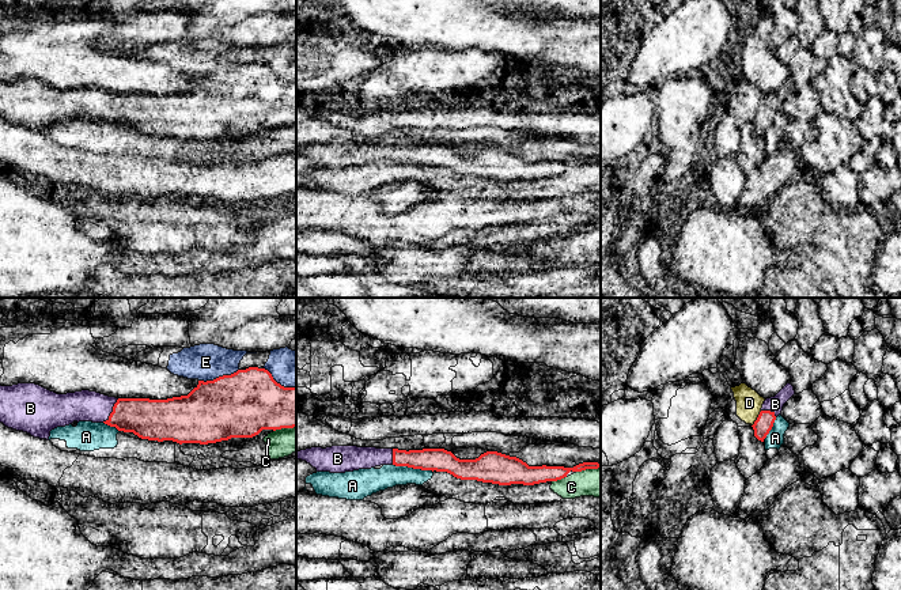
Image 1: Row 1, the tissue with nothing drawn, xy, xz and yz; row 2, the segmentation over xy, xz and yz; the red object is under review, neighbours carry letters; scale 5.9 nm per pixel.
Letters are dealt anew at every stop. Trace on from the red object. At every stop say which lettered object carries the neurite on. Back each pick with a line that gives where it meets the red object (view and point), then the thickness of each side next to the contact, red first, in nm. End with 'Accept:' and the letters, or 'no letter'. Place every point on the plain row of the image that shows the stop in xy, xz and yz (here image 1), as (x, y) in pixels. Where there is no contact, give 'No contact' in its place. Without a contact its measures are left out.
B: Touches red at xy (113, 106). Thickness 240 nm (red) against 180 nm
Accept: B

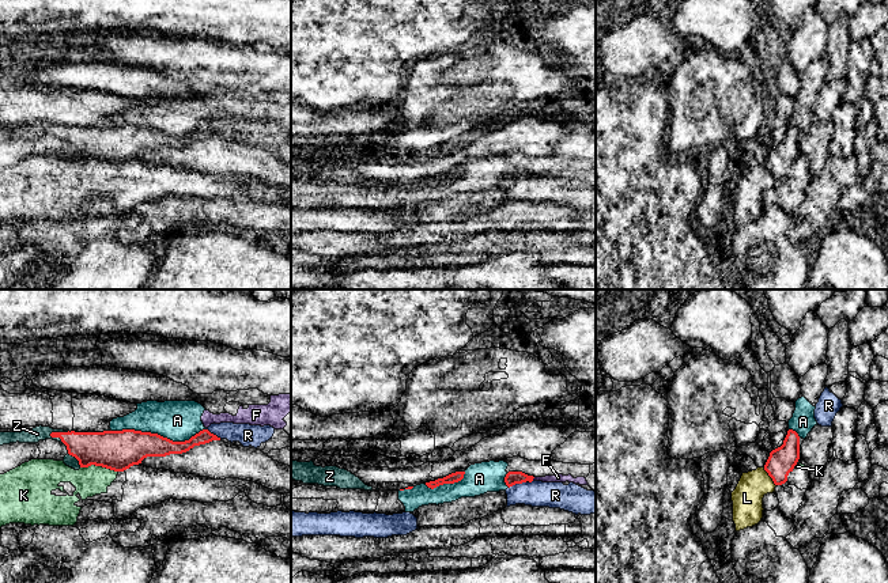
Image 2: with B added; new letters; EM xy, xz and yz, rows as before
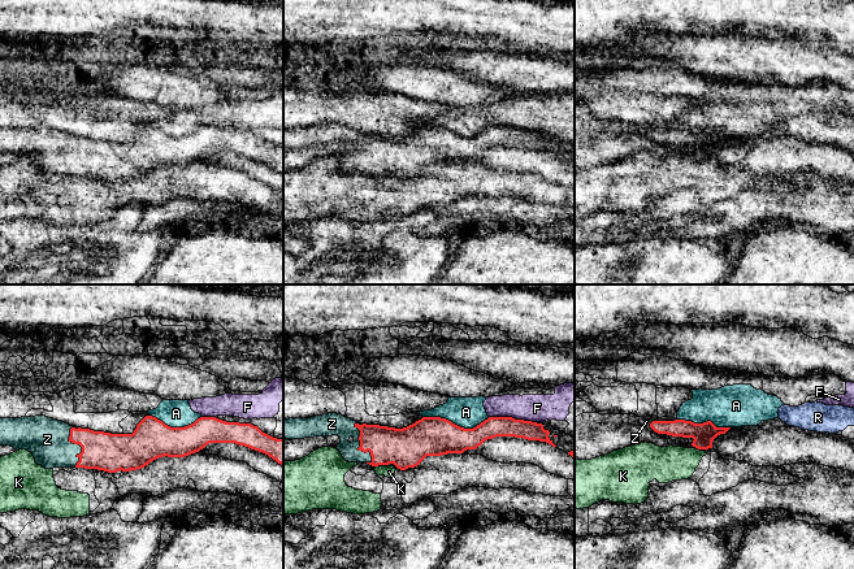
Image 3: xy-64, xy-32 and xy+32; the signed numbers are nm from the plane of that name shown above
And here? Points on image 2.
Z: Touches red at xy (59, 128). Thickness 190 nm (red) against 90 nm
Accept: Z

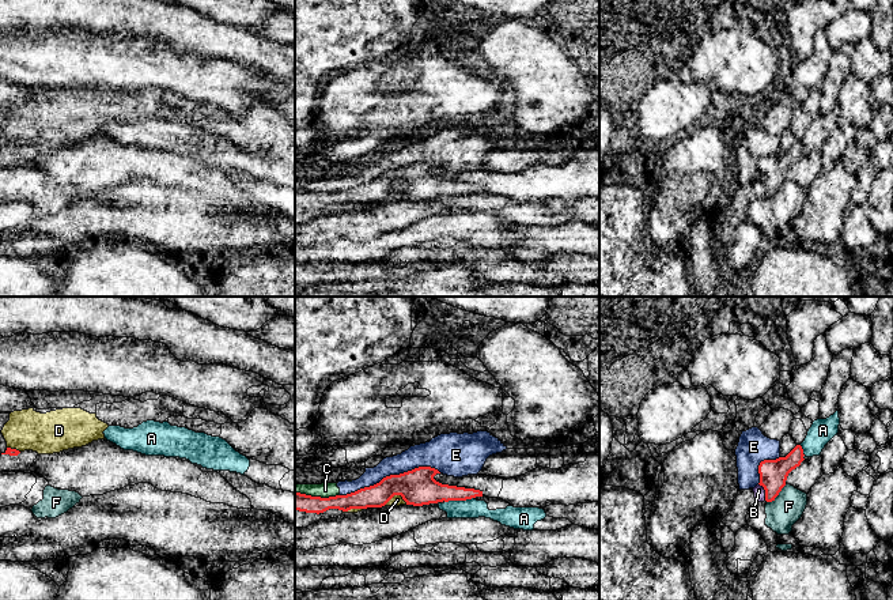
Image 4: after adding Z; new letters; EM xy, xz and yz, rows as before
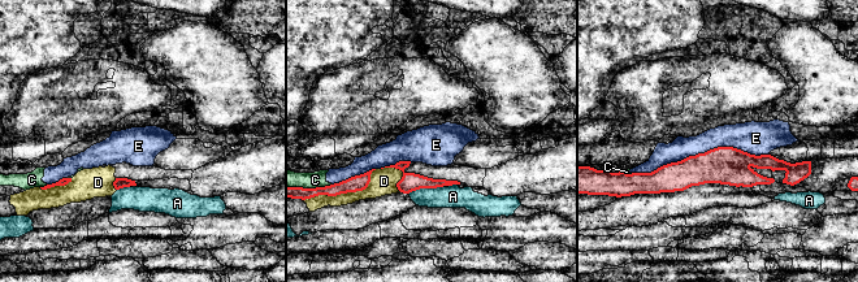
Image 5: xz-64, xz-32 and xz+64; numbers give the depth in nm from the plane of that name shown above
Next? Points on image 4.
Accept: no letter

